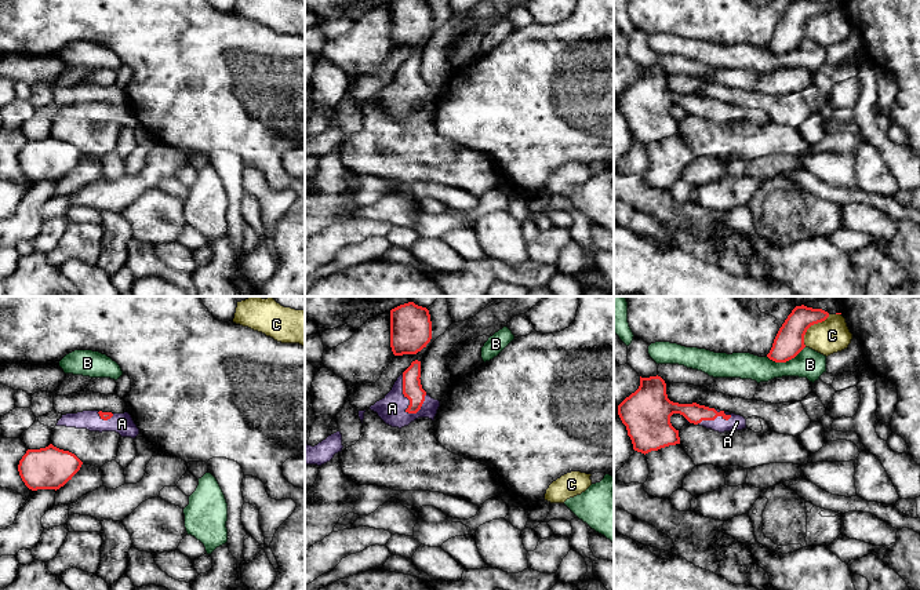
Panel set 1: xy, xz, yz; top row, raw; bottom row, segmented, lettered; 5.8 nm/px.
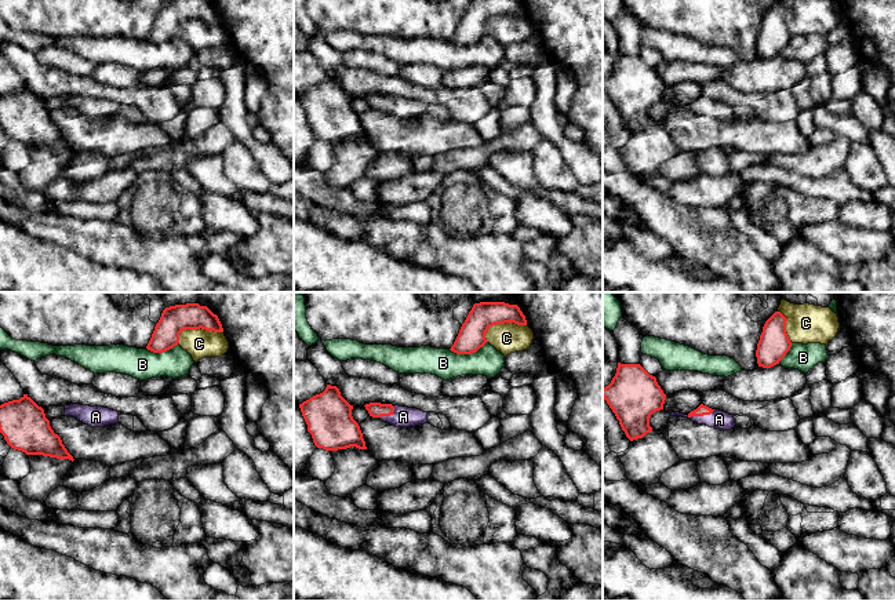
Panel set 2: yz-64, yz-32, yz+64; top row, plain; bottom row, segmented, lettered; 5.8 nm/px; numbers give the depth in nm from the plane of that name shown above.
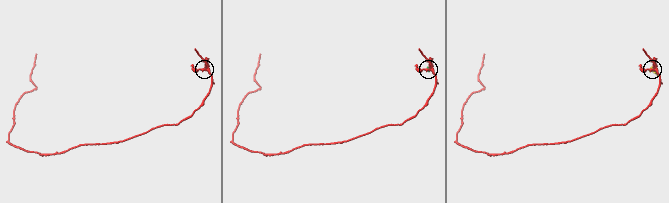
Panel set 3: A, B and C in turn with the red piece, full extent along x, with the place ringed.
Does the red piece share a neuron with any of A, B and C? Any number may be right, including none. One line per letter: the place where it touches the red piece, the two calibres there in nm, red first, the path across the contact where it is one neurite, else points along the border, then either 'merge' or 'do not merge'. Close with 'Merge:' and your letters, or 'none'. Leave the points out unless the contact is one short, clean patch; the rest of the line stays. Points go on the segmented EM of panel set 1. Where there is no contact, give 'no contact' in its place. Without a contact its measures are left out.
A: contact xz (406, 396); calibres 110 and 160 nm; way xz (413, 389), (406, 396), (392, 408); merge
B: contact yz (785, 361); calibres 170 and 170 nm; do not merge
C: contact yz (810, 326); calibres 170 and 200 nm; do not merge
Merge: A

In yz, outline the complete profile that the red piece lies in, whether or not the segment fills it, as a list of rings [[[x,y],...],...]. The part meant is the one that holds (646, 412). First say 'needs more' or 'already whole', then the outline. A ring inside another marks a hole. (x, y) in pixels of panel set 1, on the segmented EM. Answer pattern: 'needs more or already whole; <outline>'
needs more; [[[658,375],[650,378],[640,376],[639,389],[618,405],[618,415],[626,426],[633,449],[644,455],[669,445],[680,444],[679,430],[676,430],[670,423],[670,416],[673,414],[683,415],[687,423],[699,425],[719,433],[746,429],[746,419],[741,415],[709,408],[697,403],[679,404],[670,401],[666,394],[666,383]]]

